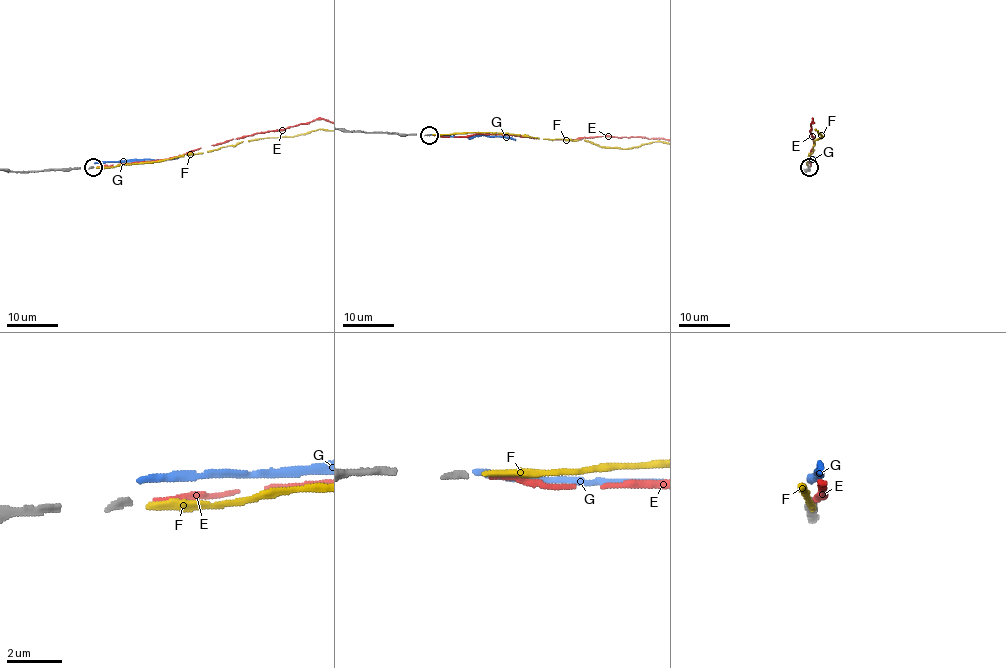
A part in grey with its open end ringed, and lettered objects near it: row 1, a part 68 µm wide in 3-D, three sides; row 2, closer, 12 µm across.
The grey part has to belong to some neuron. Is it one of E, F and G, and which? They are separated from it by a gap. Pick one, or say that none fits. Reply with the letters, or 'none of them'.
E

